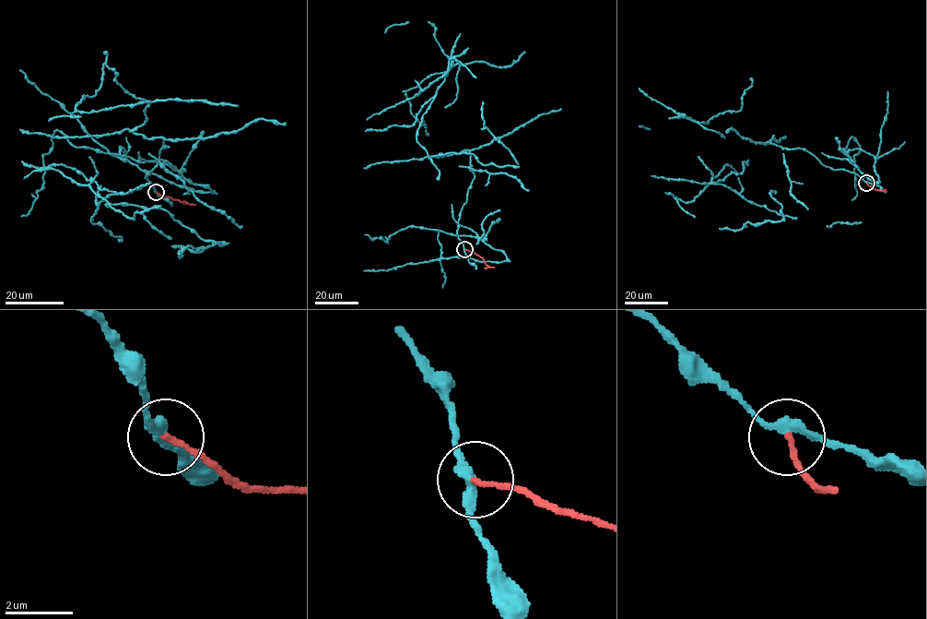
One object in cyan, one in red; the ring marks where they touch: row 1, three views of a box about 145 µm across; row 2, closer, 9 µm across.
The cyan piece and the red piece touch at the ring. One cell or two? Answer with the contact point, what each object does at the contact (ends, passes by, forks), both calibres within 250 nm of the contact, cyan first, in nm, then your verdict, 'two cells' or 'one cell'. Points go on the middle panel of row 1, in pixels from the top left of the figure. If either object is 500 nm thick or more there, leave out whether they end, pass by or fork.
(464, 249) | cyan passes by | red ends | 280/160 nm | two cells

